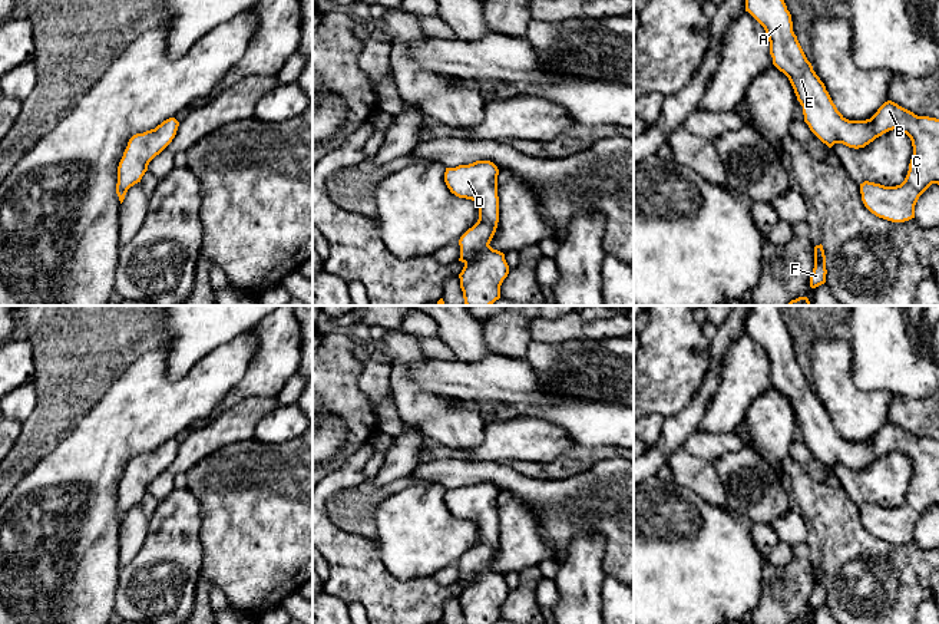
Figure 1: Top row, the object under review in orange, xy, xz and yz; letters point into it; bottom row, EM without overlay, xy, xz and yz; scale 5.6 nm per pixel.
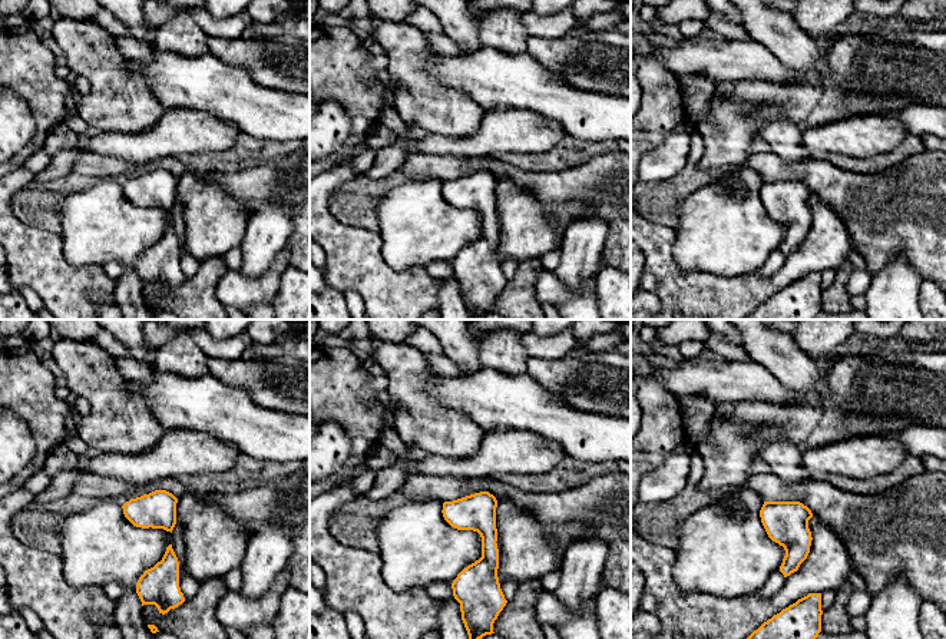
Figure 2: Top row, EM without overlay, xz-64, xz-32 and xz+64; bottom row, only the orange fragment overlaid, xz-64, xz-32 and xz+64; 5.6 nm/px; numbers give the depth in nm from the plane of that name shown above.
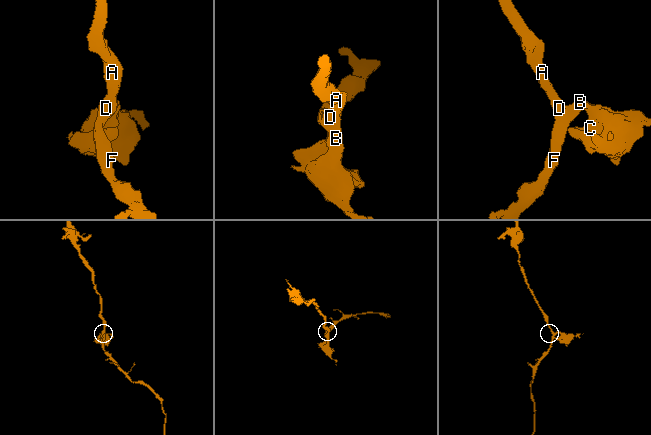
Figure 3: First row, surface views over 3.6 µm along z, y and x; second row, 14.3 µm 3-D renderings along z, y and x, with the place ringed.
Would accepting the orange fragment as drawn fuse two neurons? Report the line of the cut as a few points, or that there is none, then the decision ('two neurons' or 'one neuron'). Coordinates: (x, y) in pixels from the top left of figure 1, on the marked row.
no cut; one neuron

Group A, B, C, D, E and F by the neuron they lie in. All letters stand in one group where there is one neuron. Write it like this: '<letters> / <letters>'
A B C D E F

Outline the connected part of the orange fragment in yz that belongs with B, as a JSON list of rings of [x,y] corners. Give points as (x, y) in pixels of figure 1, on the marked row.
[[[745,0],[745,11],[768,34],[773,65],[788,77],[803,106],[804,122],[823,143],[859,149],[893,129],[910,138],[913,155],[905,181],[896,186],[864,181],[860,194],[864,207],[879,218],[892,222],[915,218],[919,197],[932,184],[939,185],[939,119],[917,116],[892,100],[870,119],[846,119],[807,60],[784,0]]]

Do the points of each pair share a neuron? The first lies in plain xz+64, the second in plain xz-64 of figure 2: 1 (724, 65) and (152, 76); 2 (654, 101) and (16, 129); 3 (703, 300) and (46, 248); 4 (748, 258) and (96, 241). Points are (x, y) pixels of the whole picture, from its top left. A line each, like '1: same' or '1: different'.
1: same
2: different
3: same
4: same

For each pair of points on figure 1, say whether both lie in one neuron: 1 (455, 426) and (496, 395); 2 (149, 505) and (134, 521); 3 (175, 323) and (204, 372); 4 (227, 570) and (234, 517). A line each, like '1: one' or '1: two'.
1: two
2: two
3: two
4: one

